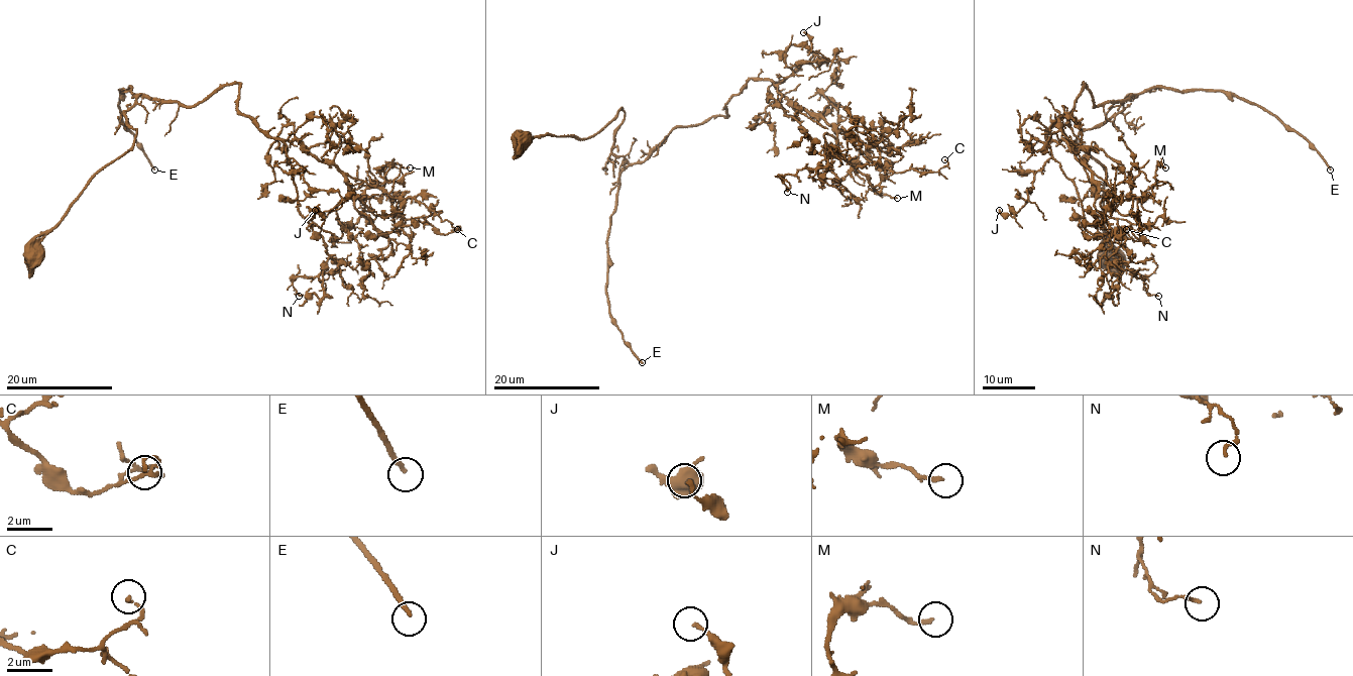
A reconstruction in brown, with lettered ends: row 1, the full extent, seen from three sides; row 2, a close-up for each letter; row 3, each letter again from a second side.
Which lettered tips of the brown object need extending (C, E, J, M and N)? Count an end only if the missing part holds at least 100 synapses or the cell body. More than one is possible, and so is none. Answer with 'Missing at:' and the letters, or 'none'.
Missing at: E

